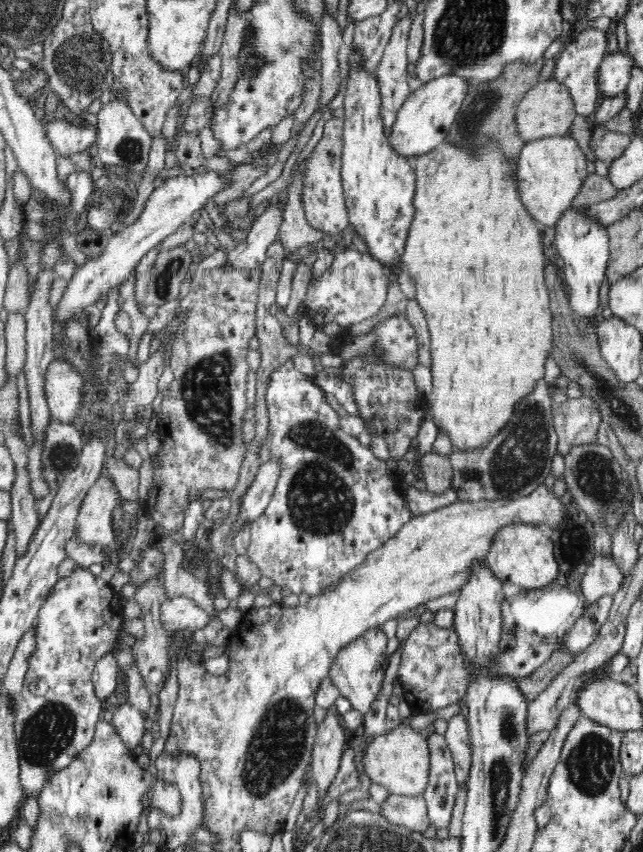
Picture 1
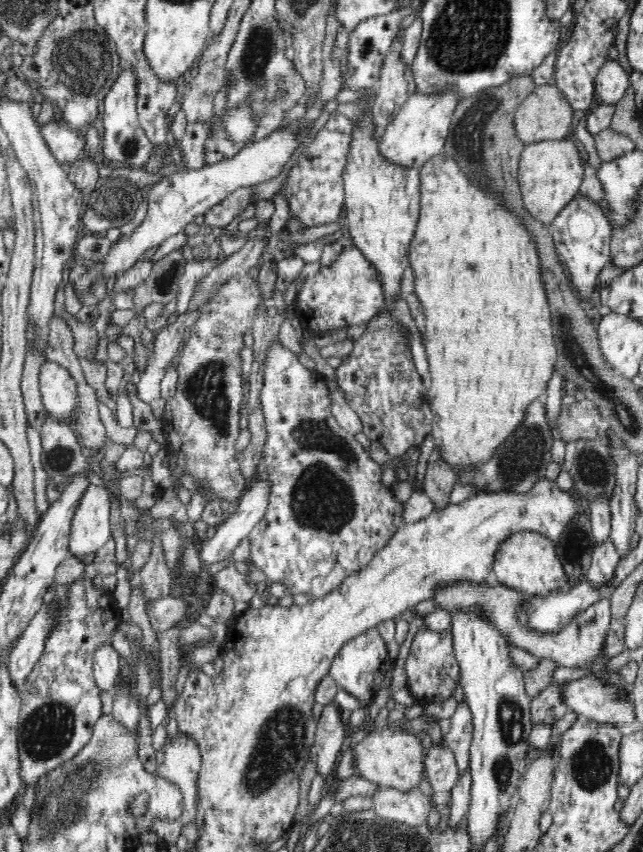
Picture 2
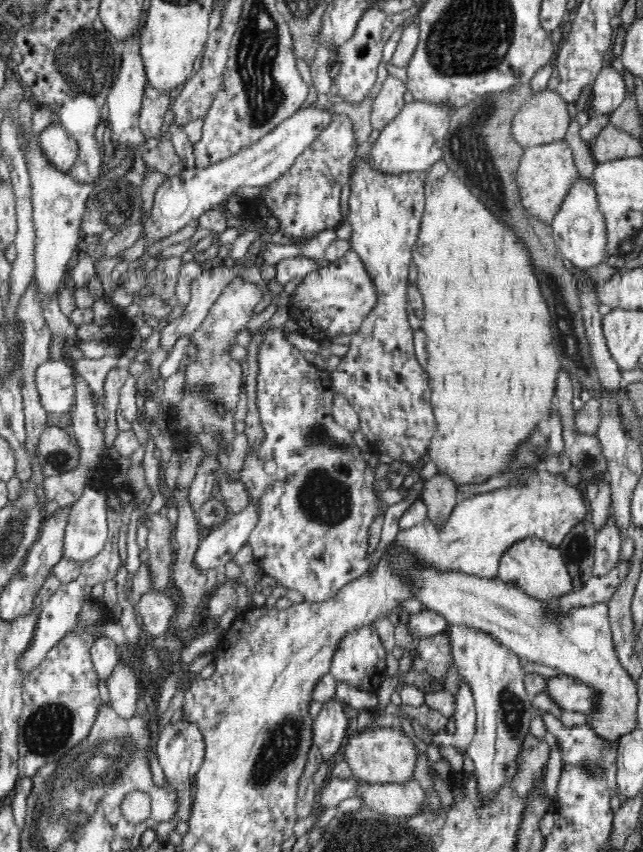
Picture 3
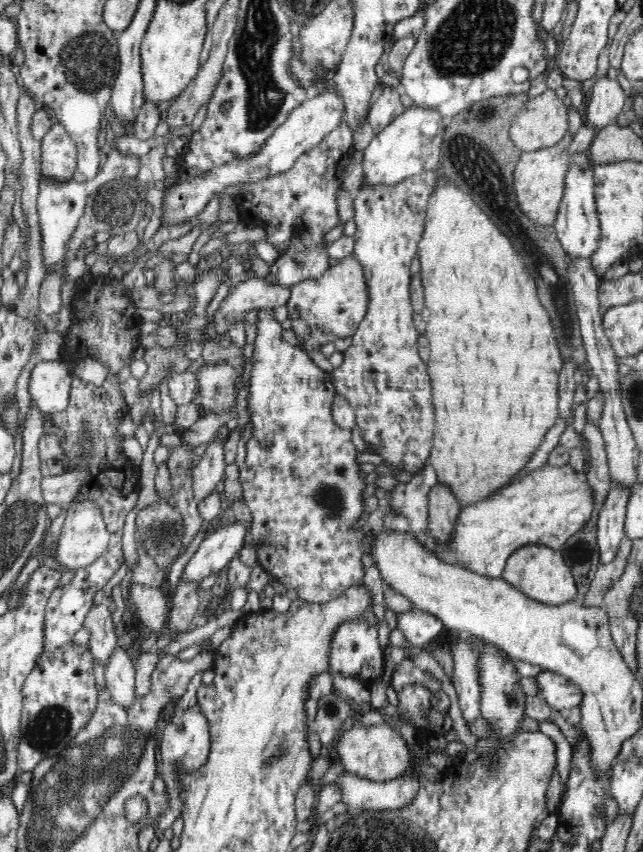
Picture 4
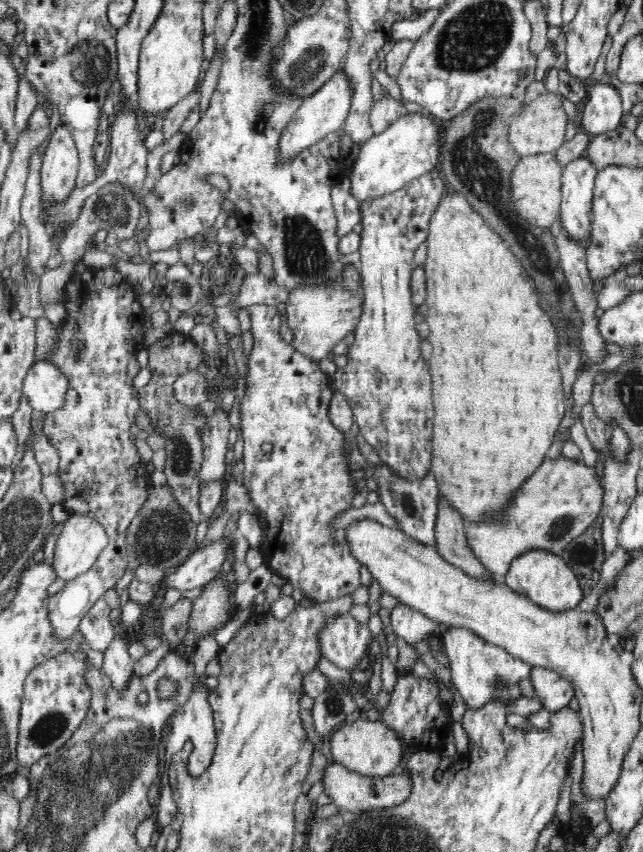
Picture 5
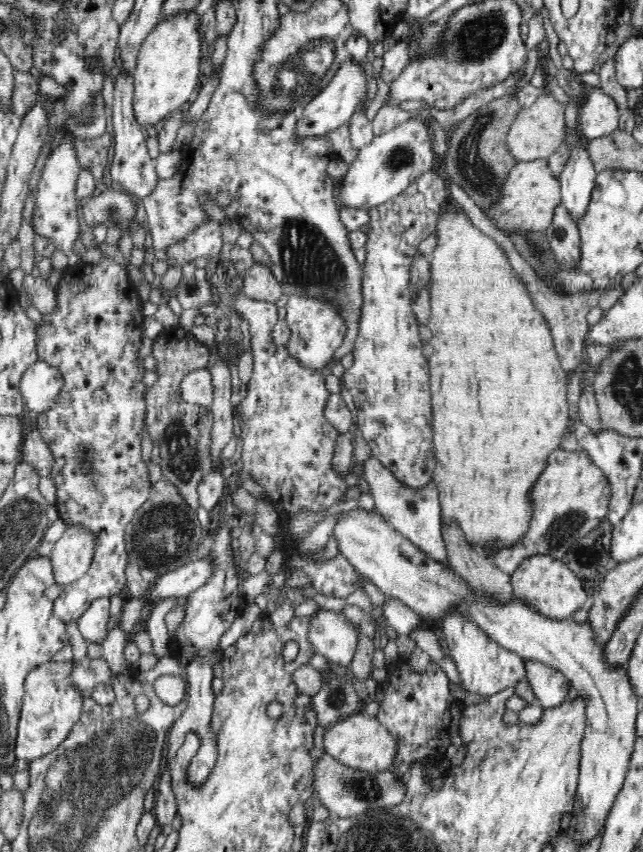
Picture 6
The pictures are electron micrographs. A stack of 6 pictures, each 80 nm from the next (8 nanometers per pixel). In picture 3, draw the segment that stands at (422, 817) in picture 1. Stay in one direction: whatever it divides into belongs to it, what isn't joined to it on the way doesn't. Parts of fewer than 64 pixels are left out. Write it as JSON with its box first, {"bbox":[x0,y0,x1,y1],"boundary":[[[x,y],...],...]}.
{"bbox":[356,778,425,817],"boundary":[[[414,778],[410,782],[404,782],[404,784],[370,784],[362,781],[356,796],[363,800],[364,808],[368,810],[376,811],[380,814],[387,816],[405,817],[416,816],[422,806],[424,806],[425,794],[422,787],[418,785],[418,781]]]}

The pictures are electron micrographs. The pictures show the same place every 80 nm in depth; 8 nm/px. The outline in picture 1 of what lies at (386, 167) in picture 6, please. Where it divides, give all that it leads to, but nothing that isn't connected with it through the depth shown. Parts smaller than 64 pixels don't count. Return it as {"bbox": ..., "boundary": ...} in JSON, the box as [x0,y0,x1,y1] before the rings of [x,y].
{"bbox":[392,73,467,162],"boundary":[[[454,73],[443,74],[411,92],[392,126],[392,149],[412,162],[416,155],[434,152],[434,148],[446,143],[467,92],[466,81]]]}

